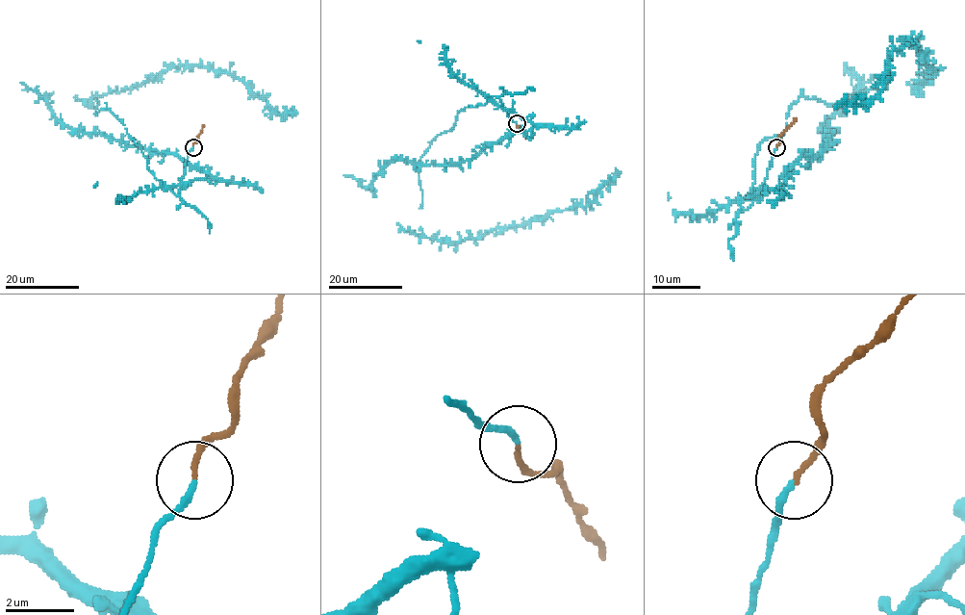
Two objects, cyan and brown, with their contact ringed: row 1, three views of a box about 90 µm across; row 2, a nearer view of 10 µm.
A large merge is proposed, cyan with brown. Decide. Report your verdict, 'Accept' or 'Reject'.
Accept

